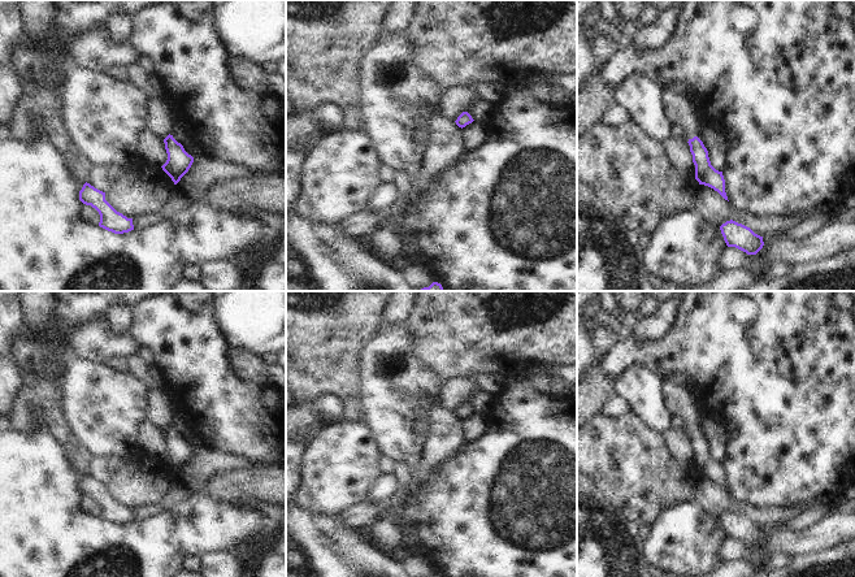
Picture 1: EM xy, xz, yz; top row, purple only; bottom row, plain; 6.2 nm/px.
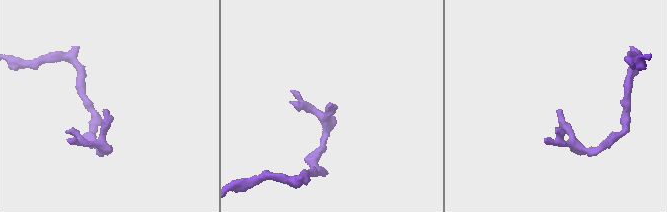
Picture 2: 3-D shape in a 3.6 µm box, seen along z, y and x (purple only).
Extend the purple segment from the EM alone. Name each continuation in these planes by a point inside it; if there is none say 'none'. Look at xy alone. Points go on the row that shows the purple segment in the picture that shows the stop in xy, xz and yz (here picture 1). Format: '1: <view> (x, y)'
none

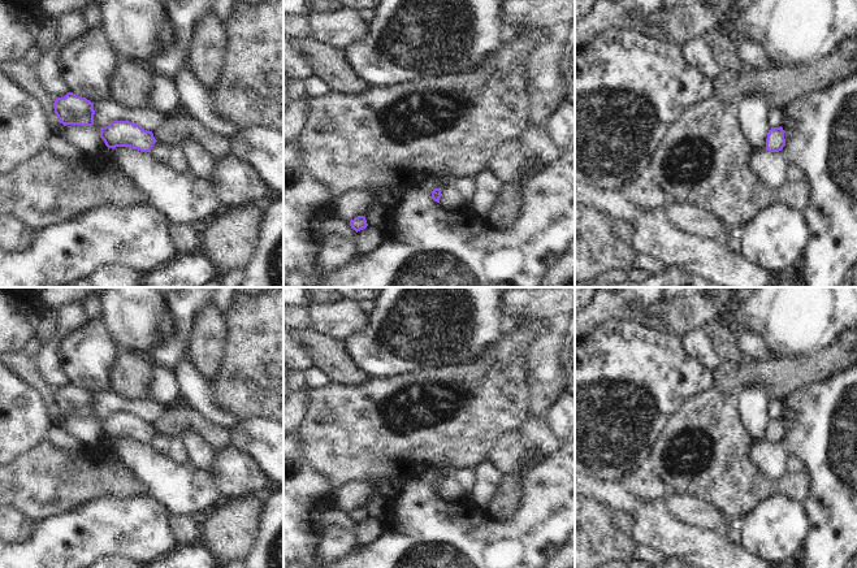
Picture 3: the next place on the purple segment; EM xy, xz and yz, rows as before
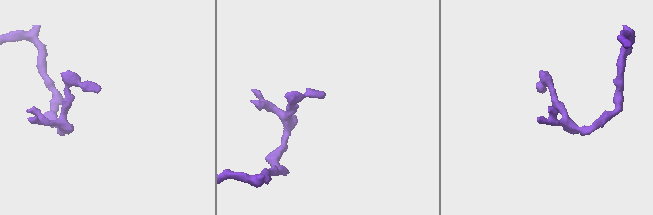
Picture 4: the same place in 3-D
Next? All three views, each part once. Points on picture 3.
none

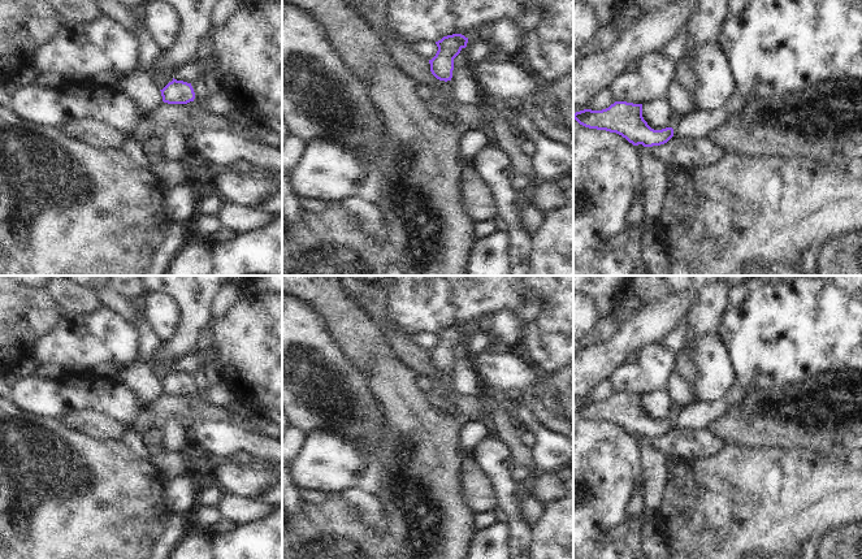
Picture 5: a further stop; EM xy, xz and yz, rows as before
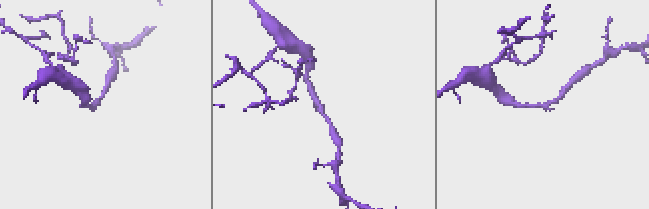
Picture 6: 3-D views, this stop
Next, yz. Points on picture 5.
1: yz (698, 124)

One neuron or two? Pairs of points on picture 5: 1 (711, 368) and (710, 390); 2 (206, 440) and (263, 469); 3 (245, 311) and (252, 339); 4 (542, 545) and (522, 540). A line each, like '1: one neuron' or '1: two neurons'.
1: one neuron
2: two neurons
3: one neuron
4: two neurons

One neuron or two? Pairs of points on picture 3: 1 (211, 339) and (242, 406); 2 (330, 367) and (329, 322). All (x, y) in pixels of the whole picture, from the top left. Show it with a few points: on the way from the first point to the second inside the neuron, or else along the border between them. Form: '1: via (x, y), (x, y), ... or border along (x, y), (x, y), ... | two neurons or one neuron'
1: border along (228, 330), (221, 365), (213, 381), (204, 386) | two neurons
2: border along (312, 328), (341, 341) | two neurons

